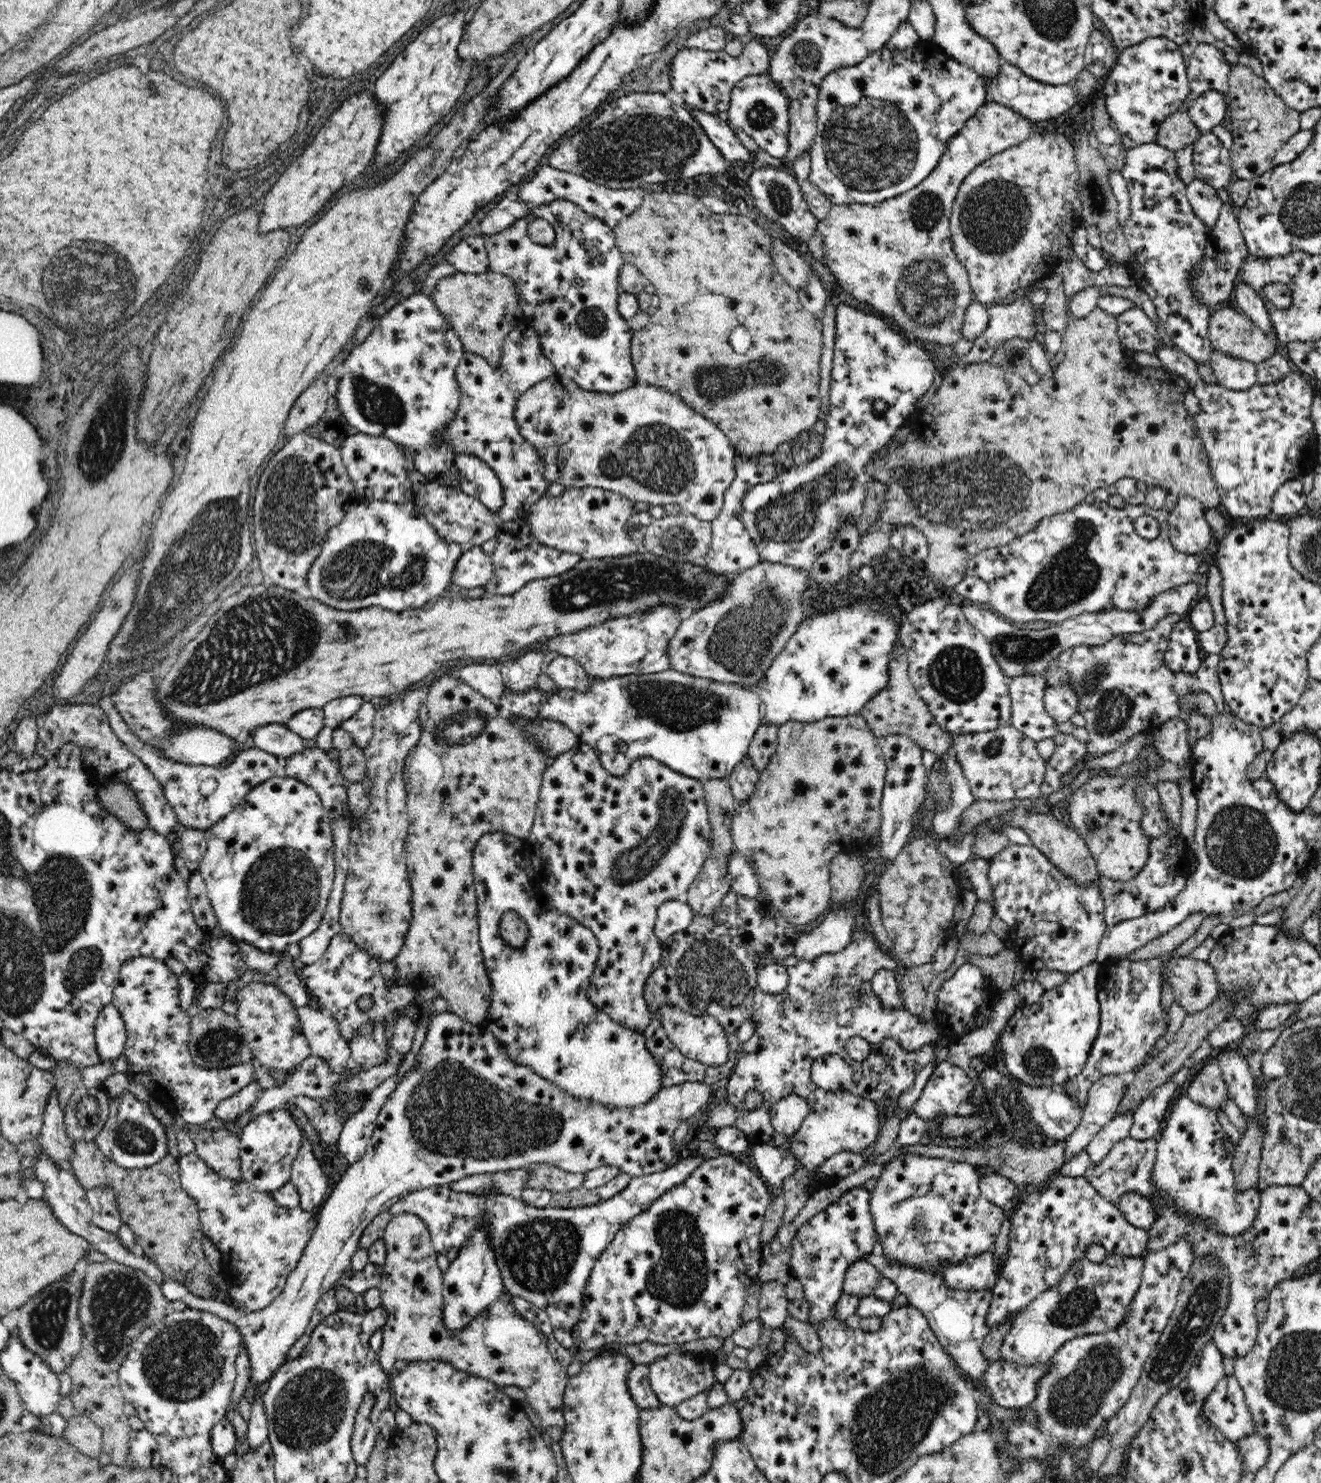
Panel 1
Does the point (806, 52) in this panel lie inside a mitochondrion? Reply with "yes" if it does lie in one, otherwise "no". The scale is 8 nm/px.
yes

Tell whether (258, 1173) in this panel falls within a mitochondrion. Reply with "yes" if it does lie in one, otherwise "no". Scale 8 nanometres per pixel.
no

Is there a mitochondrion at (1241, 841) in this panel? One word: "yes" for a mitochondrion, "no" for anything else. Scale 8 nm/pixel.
yes

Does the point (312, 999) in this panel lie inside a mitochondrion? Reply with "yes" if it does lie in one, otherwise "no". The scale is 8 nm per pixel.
no

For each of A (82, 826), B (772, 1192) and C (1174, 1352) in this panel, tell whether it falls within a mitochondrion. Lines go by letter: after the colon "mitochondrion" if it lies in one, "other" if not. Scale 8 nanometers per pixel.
A: other
B: other
C: mitochondrion

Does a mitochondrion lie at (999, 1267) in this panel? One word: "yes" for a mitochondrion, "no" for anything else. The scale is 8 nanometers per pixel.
no

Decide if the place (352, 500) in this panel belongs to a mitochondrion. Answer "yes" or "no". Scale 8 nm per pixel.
no

